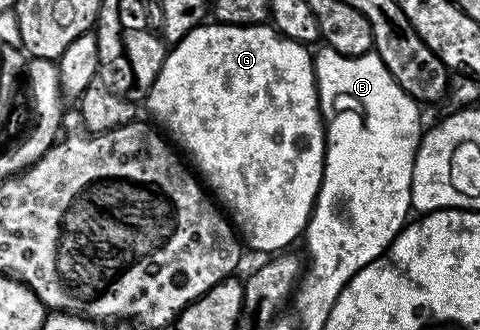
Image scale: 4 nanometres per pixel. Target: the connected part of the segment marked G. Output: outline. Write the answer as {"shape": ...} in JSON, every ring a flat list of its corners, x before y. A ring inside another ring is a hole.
{"shape":[[217,22,199,24,171,48,174,49,165,53,162,68,156,73,150,93,146,95,145,107,150,107,151,114,155,116,153,119,175,141,178,139,182,143,181,151,187,157,190,155,198,163,197,175,204,181,205,187,216,197,217,203,228,213,233,227,237,229,241,239,247,245,250,243,256,251,266,252,262,254,278,254,289,249,290,243,297,236,299,239,306,231,306,222,310,218,310,213,314,211,314,202,318,196,318,185,322,182,321,169,326,157,326,130,322,111,318,105,318,83,314,81,314,56,311,49,300,42,289,40,287,36,281,36,269,23,256,26,228,26]]}

